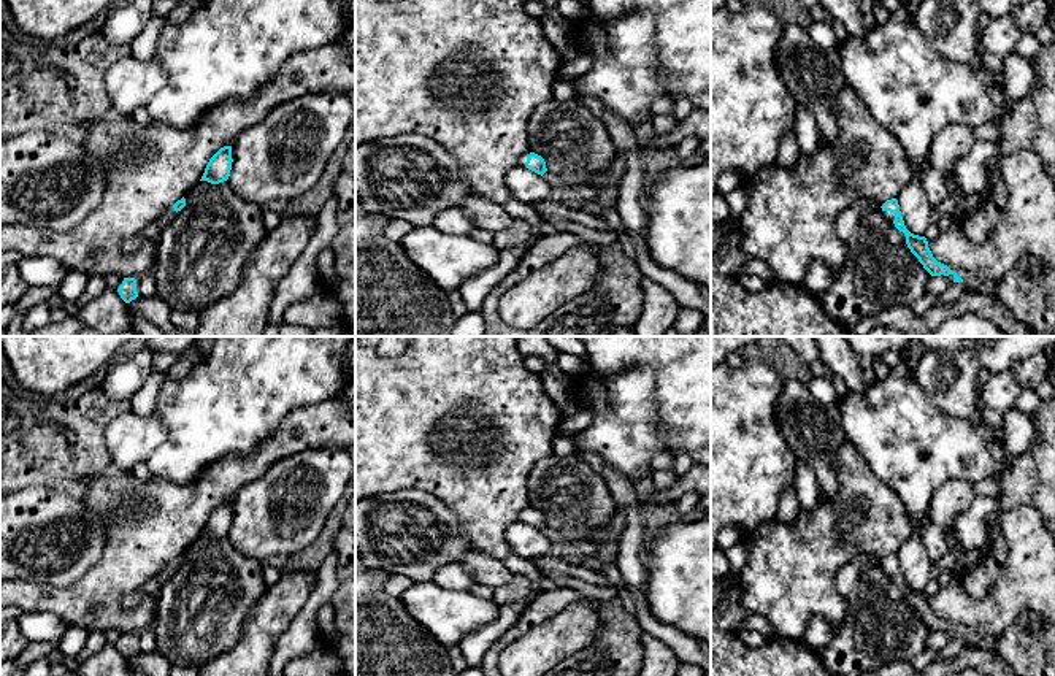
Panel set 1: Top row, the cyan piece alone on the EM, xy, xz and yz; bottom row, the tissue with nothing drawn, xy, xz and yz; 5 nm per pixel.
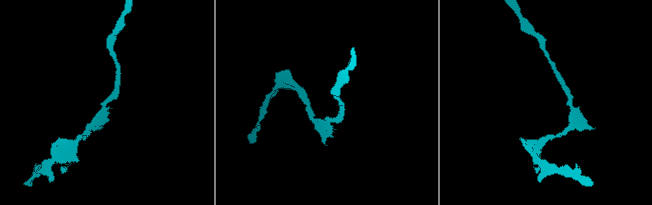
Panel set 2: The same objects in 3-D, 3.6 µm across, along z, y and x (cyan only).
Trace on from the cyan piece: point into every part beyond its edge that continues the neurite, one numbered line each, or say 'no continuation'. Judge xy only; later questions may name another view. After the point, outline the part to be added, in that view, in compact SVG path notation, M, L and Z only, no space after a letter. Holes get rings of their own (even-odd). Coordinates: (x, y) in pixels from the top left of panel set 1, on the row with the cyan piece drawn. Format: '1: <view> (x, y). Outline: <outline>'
1: xy (153, 232). Outline: M170 206L157 222L144 229L136 238L124 241L122 249L132 254L140 248L143 241L157 240L159 235L165 230L165 227L176 217L176 214L178 213L175 211L175 208Z

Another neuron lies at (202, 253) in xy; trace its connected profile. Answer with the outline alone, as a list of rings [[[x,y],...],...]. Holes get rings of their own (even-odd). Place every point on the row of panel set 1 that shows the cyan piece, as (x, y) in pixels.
[[[200,181],[186,197],[186,206],[157,238],[155,276],[157,297],[171,309],[203,311],[232,294],[255,248],[267,236],[262,206],[238,197],[228,181]]]

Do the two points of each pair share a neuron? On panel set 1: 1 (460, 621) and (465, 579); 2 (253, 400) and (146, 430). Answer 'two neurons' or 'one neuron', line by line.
1: two neurons
2: two neurons

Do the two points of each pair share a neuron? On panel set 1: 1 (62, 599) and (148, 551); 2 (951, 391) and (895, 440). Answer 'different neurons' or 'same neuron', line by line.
1: same neuron
2: different neurons

